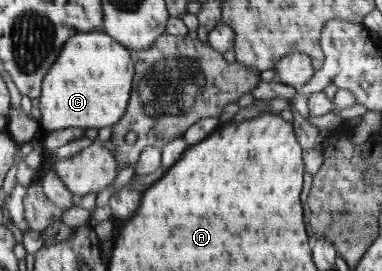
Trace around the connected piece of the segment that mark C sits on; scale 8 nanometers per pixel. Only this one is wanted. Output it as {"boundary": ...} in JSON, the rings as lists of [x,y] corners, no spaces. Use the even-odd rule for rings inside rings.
{"boundary":[[[92,31],[70,37],[54,63],[54,71],[46,75],[40,99],[42,132],[53,132],[69,127],[100,129],[118,123],[126,112],[131,97],[134,75],[133,52],[116,43],[106,32]]]}

